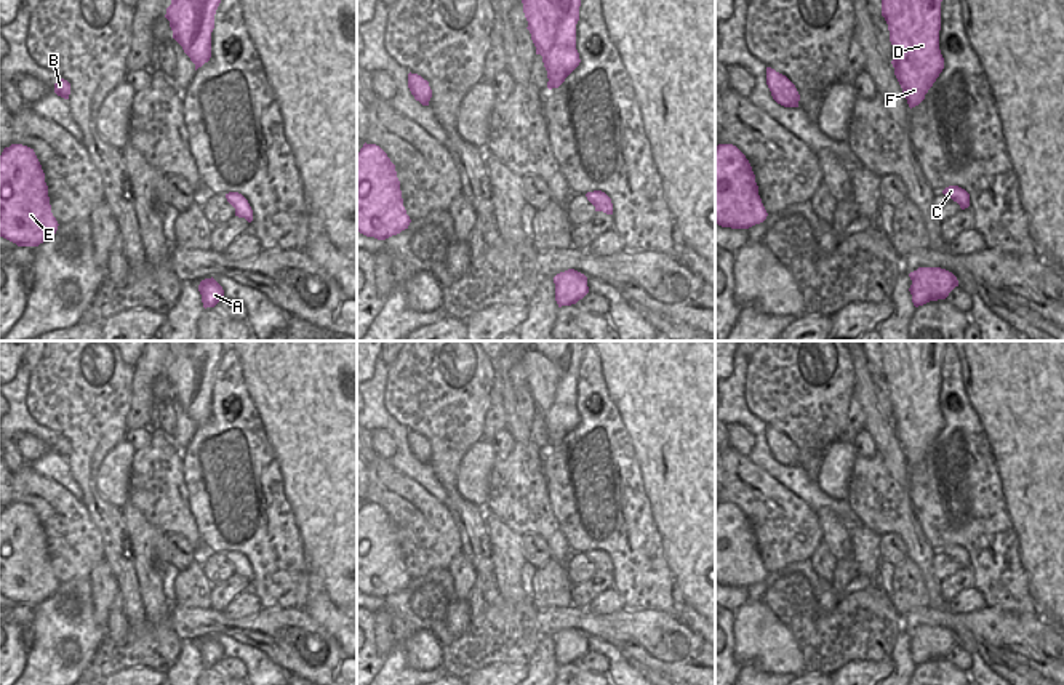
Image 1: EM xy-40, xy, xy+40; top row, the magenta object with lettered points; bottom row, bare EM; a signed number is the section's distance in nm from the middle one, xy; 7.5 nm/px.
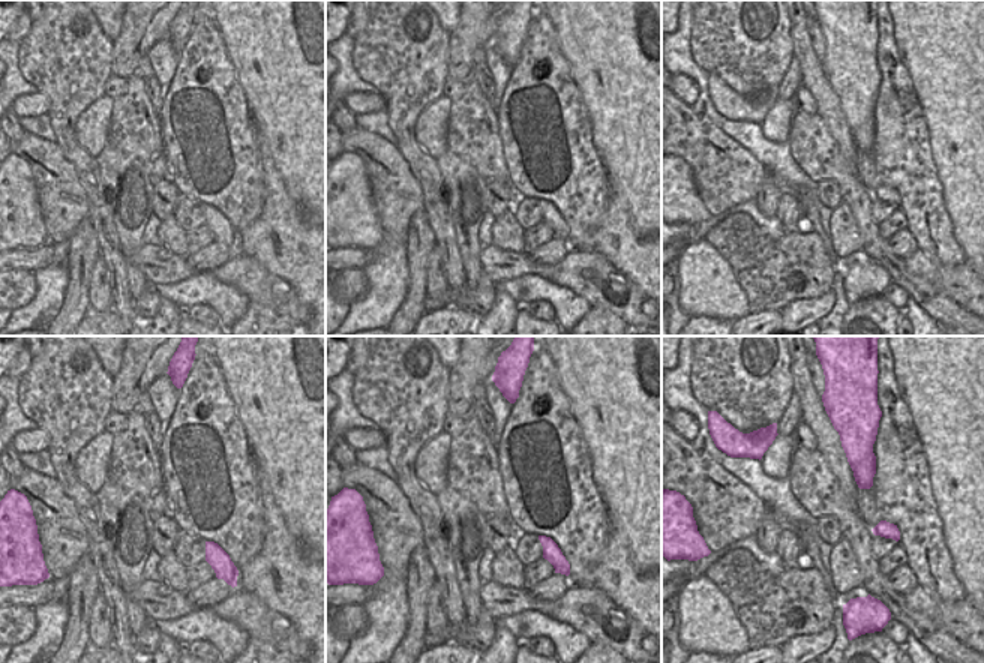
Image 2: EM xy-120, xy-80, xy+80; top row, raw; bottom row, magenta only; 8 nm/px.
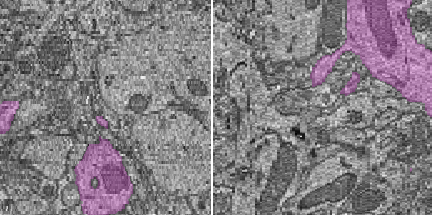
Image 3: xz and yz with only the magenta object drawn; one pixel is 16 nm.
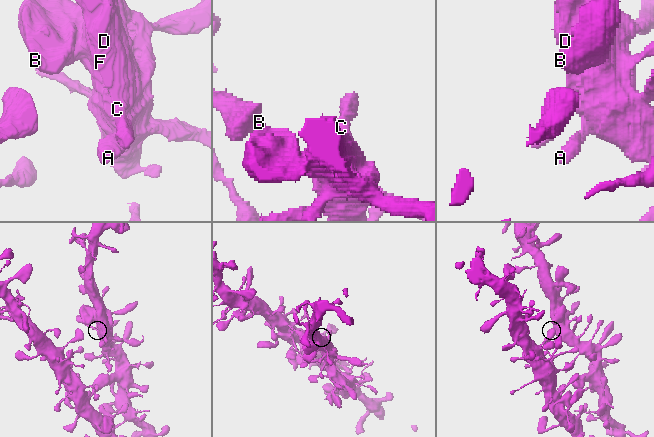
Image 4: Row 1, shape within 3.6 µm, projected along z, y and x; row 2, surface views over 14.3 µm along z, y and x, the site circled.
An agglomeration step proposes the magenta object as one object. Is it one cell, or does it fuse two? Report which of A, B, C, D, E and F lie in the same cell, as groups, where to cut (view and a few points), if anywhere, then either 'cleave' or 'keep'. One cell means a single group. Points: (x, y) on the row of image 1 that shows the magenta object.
A B C D E F; no cut; keep

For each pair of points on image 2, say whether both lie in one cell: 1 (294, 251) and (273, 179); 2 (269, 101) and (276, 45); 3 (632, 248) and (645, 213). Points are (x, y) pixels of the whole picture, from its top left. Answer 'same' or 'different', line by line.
1: same
2: same
3: different

